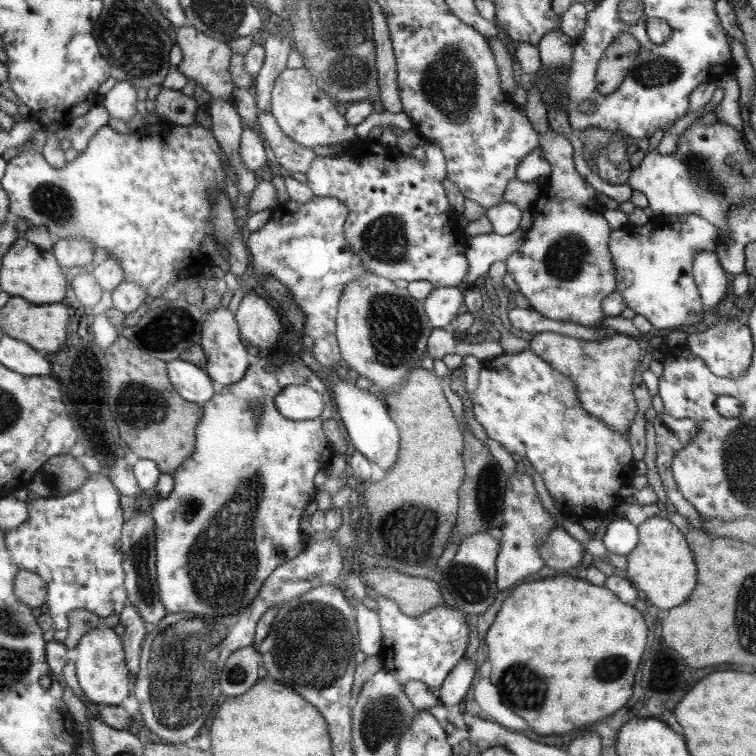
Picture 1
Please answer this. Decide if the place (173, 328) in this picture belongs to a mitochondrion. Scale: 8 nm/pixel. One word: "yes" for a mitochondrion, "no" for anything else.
yes

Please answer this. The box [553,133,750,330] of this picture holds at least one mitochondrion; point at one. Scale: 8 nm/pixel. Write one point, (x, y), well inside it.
(704, 175)

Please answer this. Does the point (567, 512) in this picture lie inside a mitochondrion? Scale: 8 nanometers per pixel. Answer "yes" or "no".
no

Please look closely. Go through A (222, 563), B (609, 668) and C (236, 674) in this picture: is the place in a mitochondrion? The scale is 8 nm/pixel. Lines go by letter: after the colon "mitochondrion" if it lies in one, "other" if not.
A: mitochondrion
B: mitochondrion
C: mitochondrion

